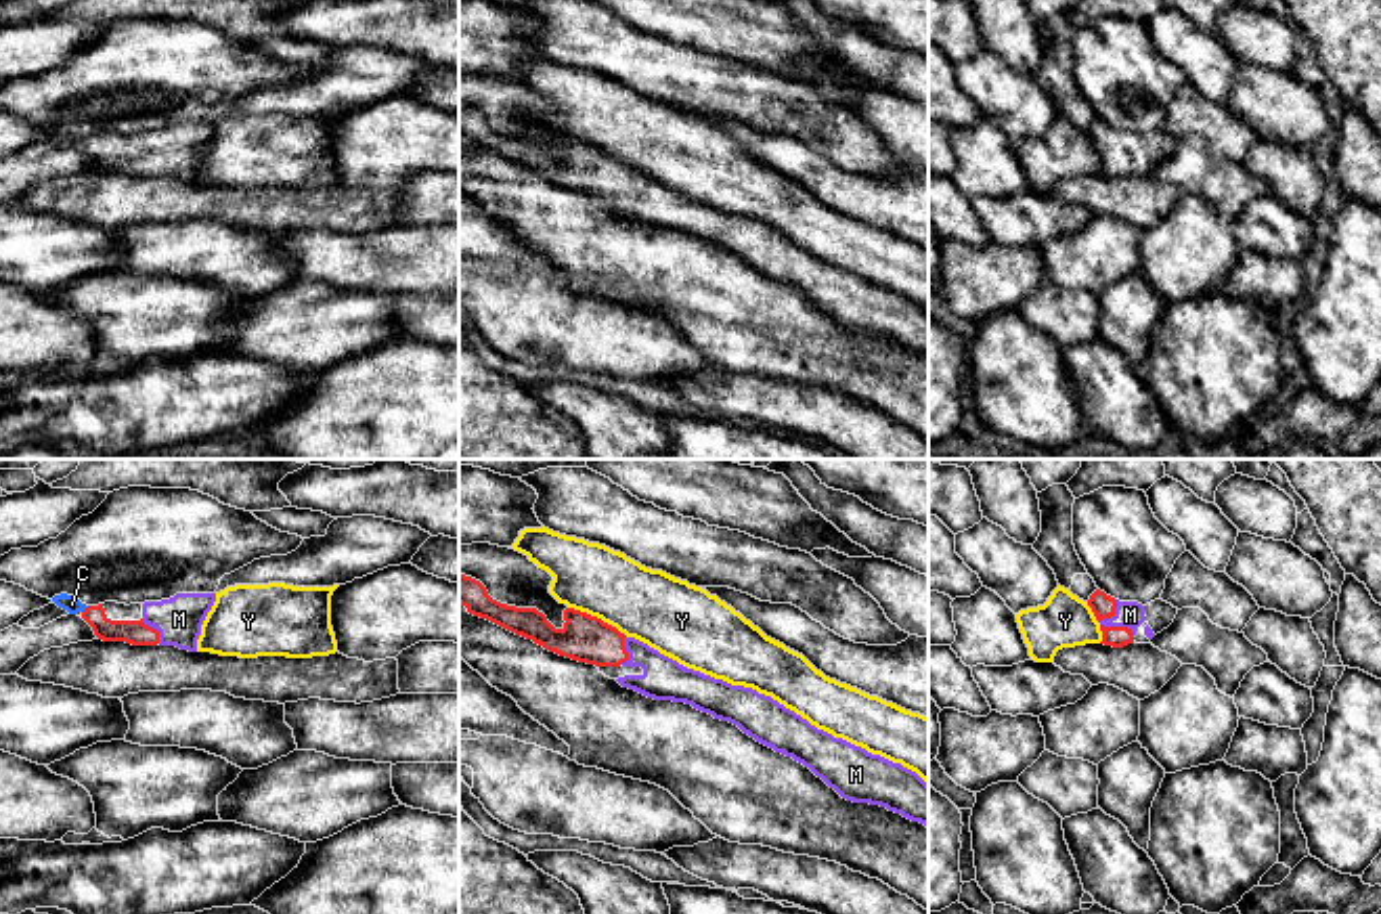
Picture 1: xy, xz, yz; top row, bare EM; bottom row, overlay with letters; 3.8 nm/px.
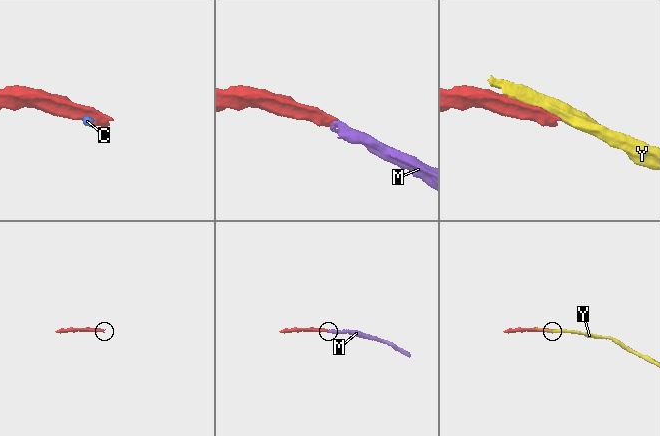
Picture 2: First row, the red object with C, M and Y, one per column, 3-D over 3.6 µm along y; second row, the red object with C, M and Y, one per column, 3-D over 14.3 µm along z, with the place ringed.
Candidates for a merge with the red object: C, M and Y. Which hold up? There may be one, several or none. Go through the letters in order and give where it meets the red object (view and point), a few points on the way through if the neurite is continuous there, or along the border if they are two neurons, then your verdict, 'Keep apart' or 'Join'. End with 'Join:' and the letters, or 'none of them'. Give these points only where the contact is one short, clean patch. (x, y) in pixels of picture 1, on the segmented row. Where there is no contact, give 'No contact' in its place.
C: Touches red at xy (84, 611). Path across: xy (133, 632), (110, 632), (84, 611), (72, 604). Join
M: Touches red at yz (1103, 625). Path across: yz (1111, 636), (1103, 625), (1113, 625), (1130, 615). Join
Y: Touches red at xz (596, 617). Keep apart
Join: C, M

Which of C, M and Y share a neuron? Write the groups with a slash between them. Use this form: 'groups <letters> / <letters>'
groups C M / Y

